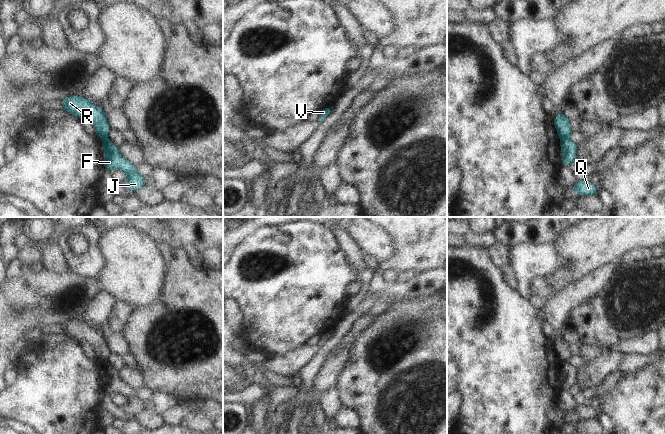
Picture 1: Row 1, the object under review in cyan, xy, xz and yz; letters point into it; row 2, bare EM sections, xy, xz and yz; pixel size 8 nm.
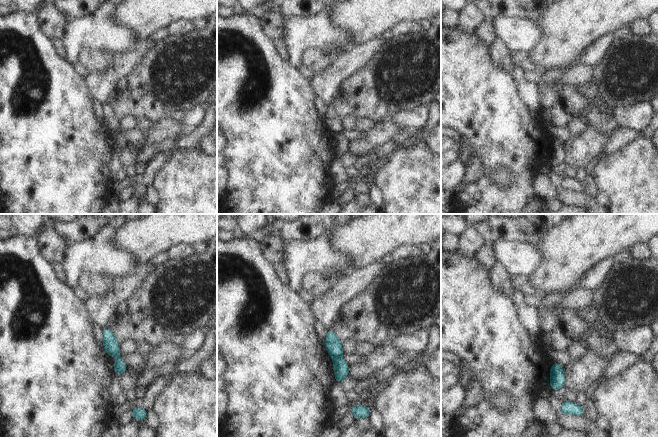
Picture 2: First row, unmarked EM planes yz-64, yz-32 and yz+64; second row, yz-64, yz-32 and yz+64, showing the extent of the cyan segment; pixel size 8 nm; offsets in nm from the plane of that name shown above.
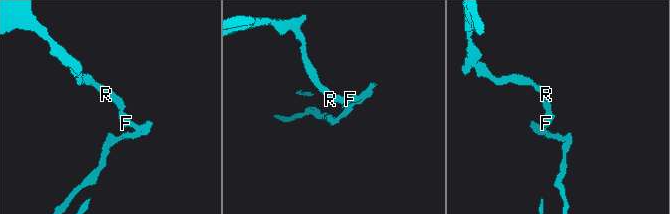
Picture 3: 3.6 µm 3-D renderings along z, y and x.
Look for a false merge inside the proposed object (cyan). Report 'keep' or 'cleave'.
cleave

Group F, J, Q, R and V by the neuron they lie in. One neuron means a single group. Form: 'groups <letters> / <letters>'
groups F J Q V / R

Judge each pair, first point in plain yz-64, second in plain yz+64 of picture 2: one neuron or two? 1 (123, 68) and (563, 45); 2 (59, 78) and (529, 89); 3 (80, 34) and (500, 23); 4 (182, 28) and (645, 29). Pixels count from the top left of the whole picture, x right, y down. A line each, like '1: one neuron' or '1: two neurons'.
1: two neurons
2: two neurons
3: one neuron
4: one neuron

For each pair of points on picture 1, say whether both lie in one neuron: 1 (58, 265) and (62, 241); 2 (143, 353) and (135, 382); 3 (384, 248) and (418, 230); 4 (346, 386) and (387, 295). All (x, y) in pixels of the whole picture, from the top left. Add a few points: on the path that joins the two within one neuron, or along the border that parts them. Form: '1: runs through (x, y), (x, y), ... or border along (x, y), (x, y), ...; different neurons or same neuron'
1: border along (53, 238), (61, 250), (69, 269); different neurons
2: border along (137, 368), (142, 377), (143, 385); different neurons
3: border along (380, 227), (389, 236), (394, 253), (378, 263); different neurons
4: border along (412, 298), (389, 304); different neurons

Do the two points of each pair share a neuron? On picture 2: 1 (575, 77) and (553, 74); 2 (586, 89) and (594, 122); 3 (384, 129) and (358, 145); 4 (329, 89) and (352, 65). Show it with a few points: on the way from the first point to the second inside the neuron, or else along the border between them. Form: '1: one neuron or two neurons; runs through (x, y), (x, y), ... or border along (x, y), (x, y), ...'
1: two neurons; border along (571, 67), (556, 82), (552, 84), (542, 83)
2: one neuron; runs through (594, 97), (594, 114)
3: one neuron; runs through (378, 135), (364, 145)
4: one neuron; runs through (332, 83), (346, 69)

